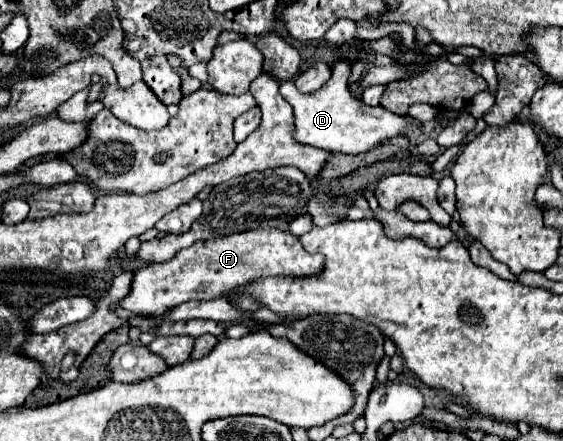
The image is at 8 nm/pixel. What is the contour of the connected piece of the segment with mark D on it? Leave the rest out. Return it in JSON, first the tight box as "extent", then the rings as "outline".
{"extent":[279,62,413,154],"outline":[[[337,62],[333,66],[331,80],[319,88],[313,94],[303,94],[295,88],[293,80],[281,82],[279,92],[283,98],[293,106],[295,114],[295,132],[293,138],[299,144],[315,146],[327,152],[343,152],[343,154],[363,154],[373,150],[379,142],[403,134],[409,124],[413,124],[413,118],[409,116],[397,116],[381,106],[367,106],[359,98],[355,98],[349,88],[345,86],[345,76],[349,76],[351,64],[349,62]]]}

